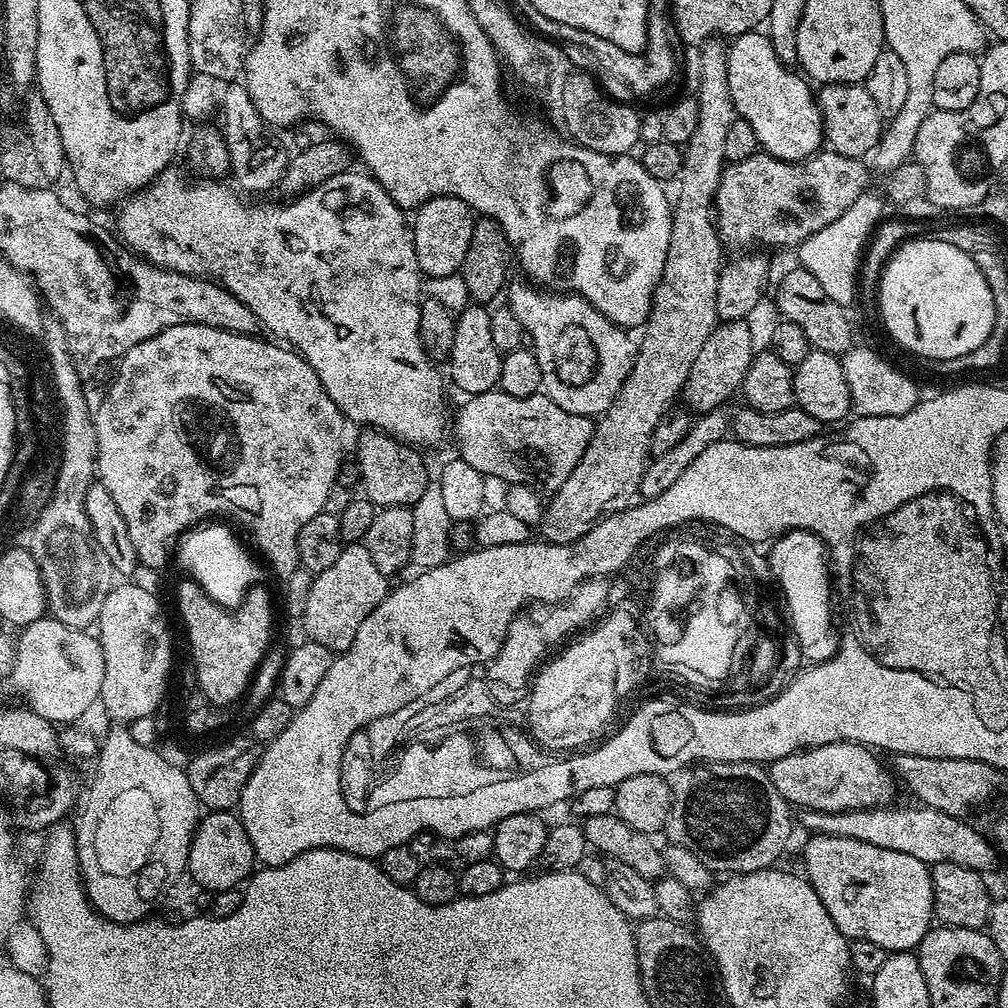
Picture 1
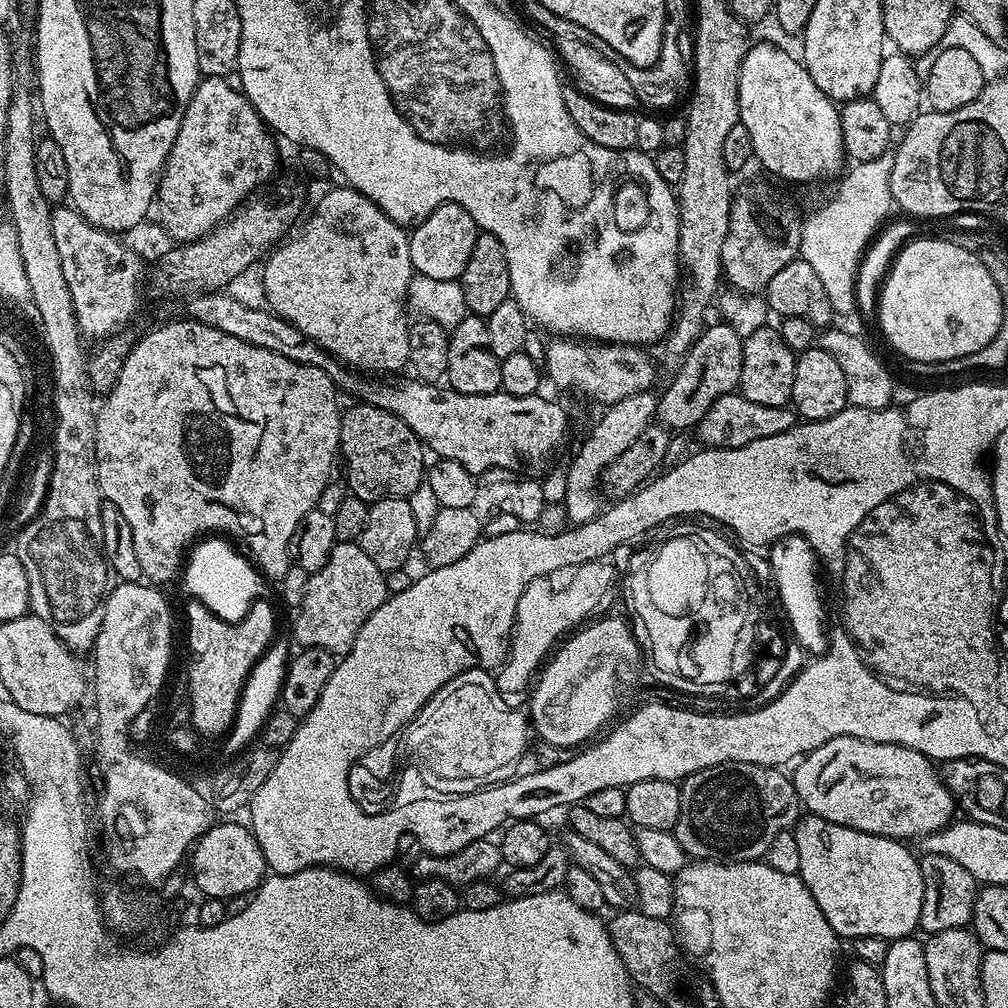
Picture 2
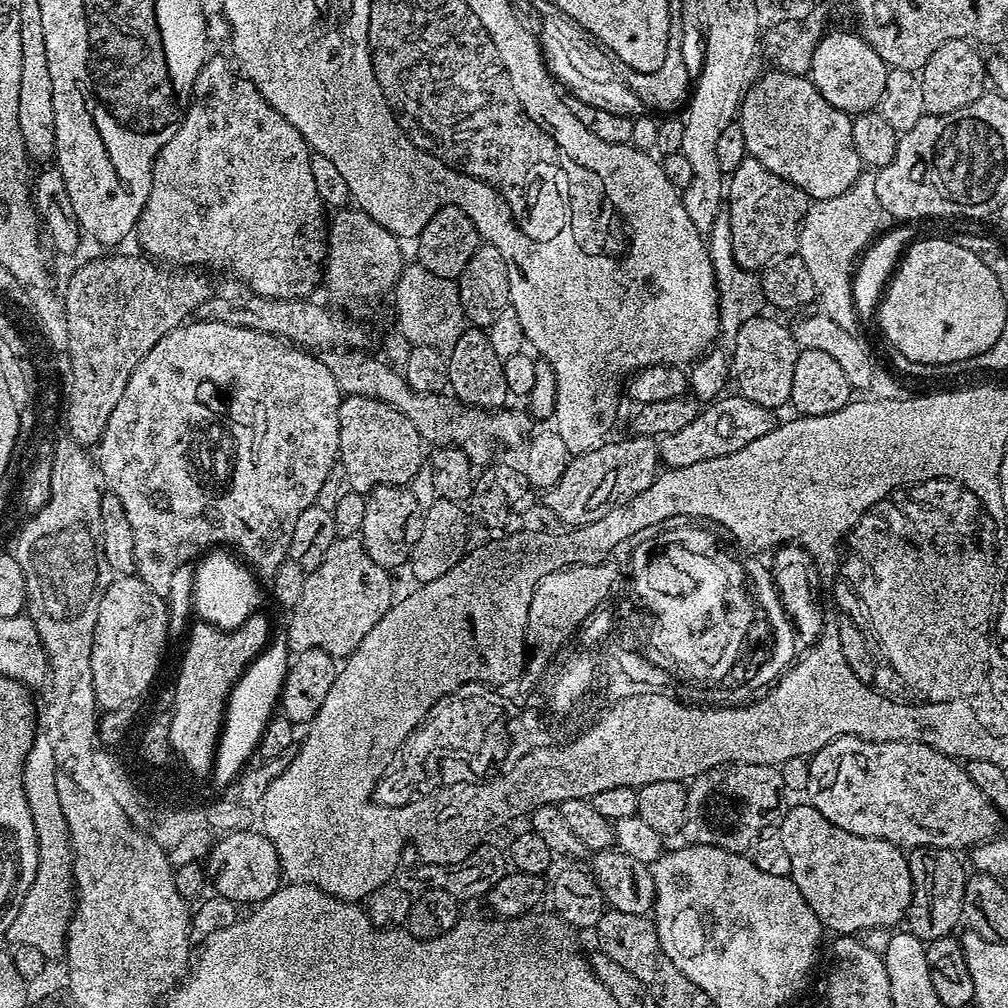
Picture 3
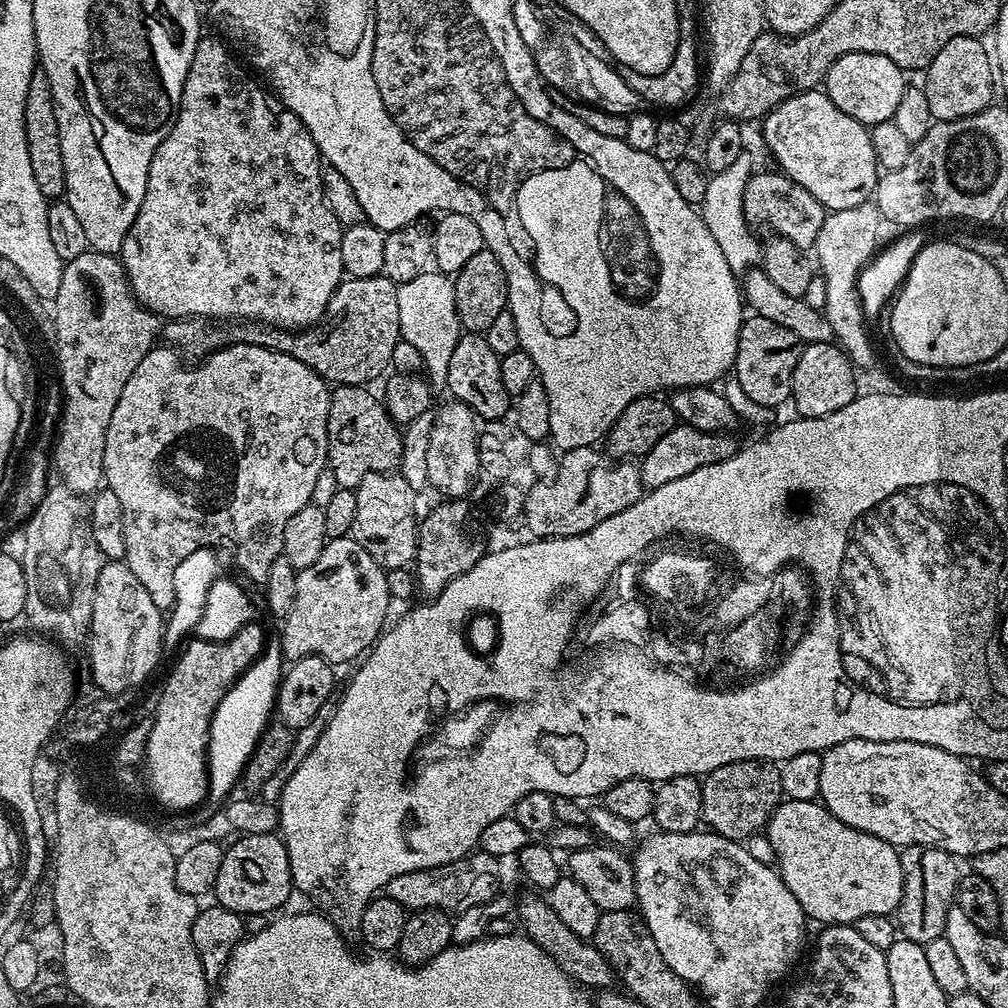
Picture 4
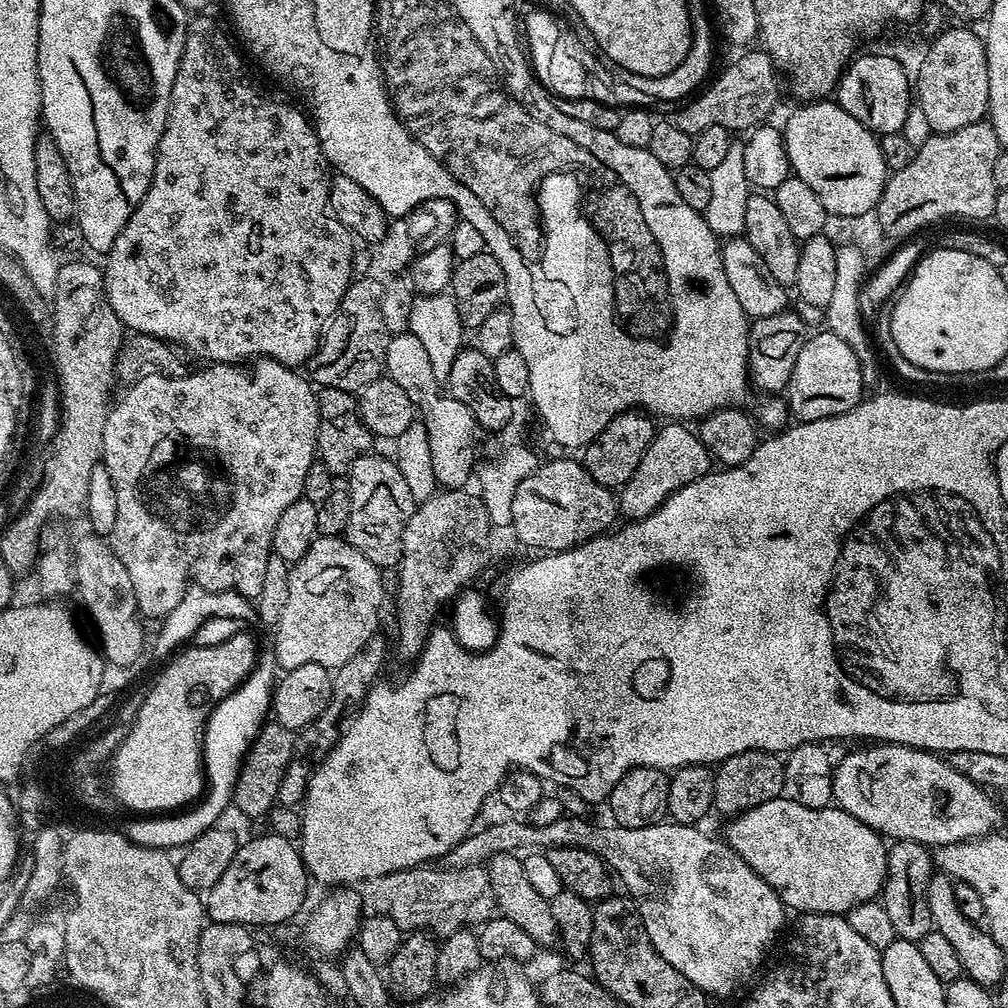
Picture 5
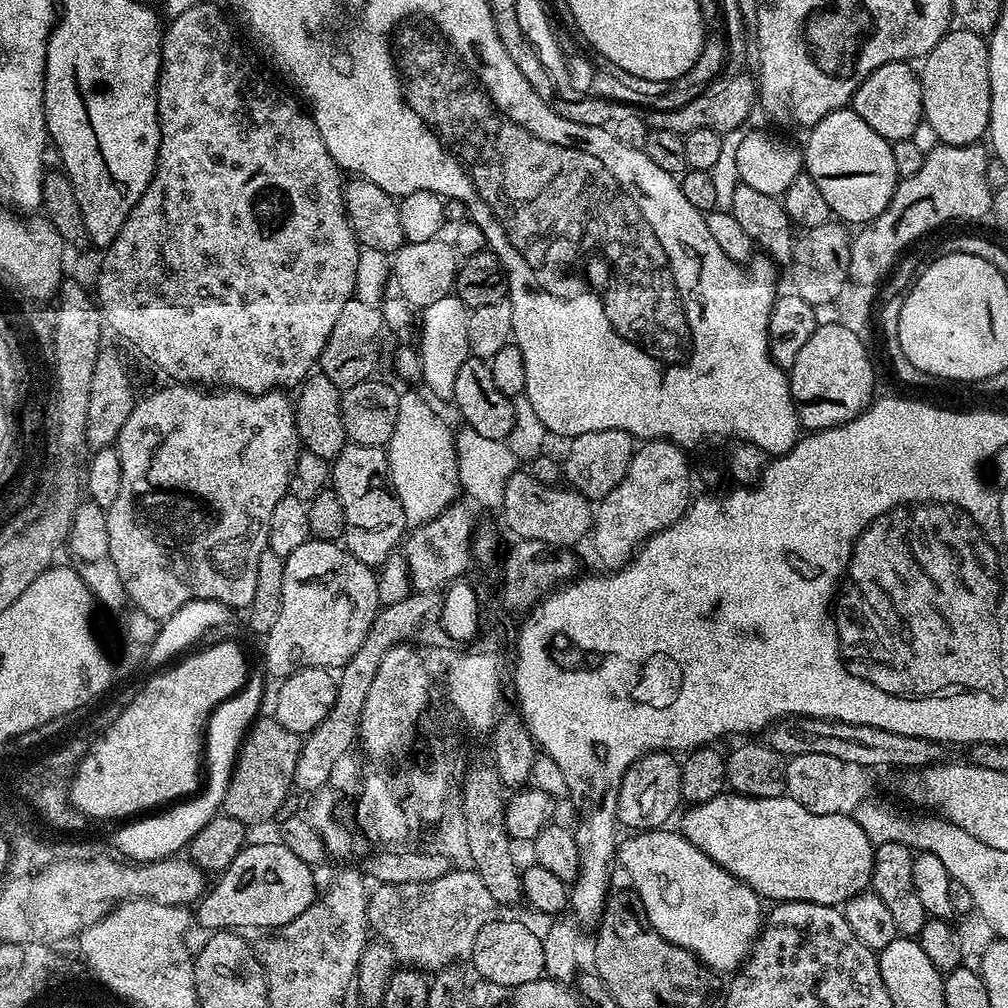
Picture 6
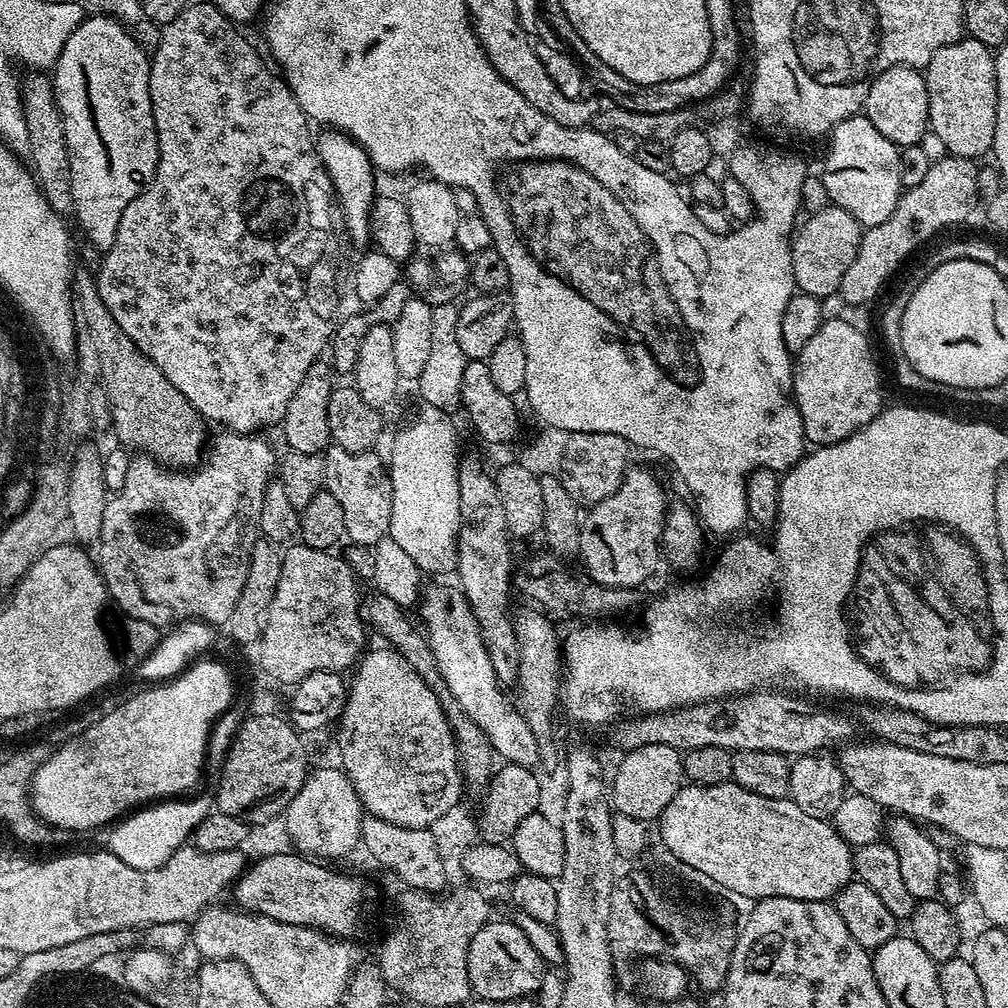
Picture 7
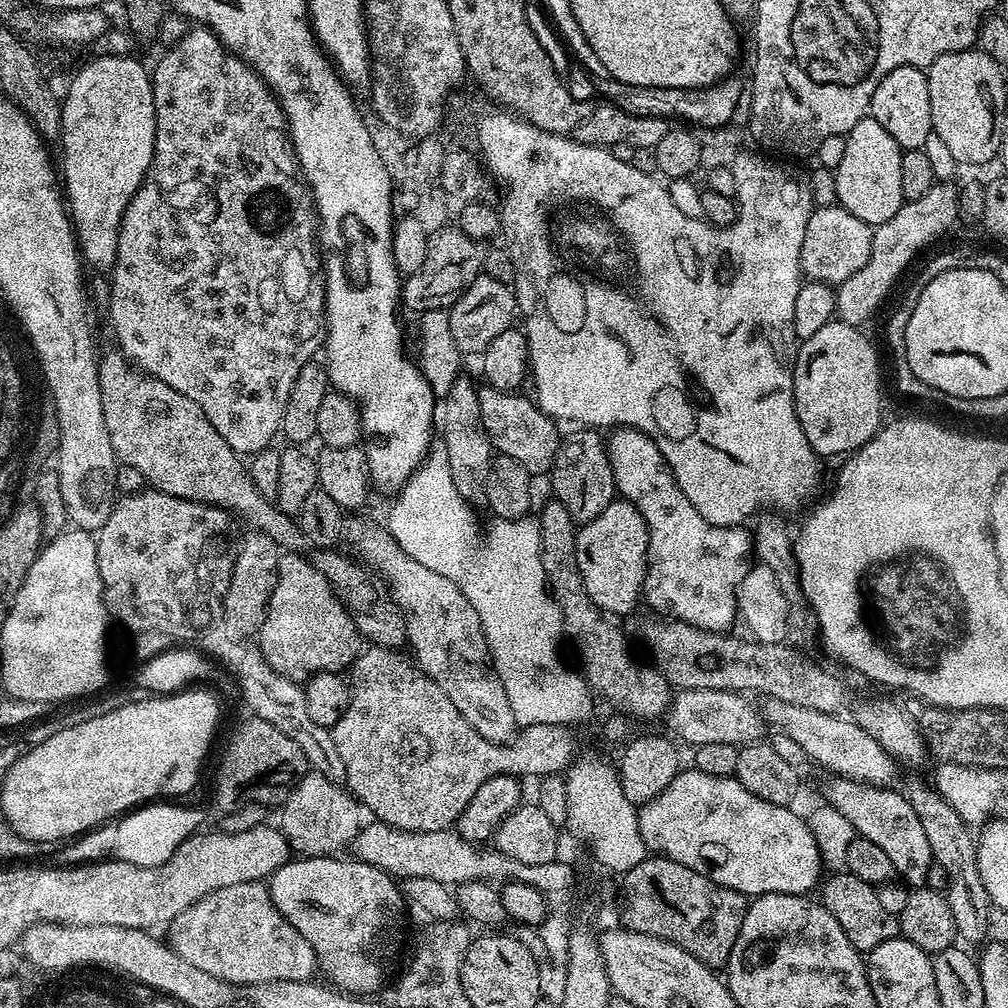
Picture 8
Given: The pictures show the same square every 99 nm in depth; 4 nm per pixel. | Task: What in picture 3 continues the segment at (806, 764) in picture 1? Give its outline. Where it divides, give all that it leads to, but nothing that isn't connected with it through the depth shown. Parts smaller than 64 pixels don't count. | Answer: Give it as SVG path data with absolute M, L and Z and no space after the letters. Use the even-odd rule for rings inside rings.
M840 736L819 748L808 766L807 803L850 834L885 840L901 850L971 850L1001 835L1002 813L974 786L967 767L922 742Z

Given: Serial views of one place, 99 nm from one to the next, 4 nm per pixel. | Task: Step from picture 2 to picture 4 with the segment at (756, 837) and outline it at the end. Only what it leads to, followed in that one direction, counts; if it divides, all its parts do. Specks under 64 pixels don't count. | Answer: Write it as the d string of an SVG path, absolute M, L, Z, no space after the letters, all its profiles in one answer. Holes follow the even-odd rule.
M739 760L738 762L730 762L726 766L718 766L718 770L707 773L703 777L701 783L701 814L700 819L706 825L707 831L716 832L722 838L727 840L739 840L741 842L747 841L747 836L752 836L756 831L763 829L767 825L769 818L774 814L774 810L782 803L785 799L785 794L782 788L782 778L780 777L780 769L775 763L767 760Z

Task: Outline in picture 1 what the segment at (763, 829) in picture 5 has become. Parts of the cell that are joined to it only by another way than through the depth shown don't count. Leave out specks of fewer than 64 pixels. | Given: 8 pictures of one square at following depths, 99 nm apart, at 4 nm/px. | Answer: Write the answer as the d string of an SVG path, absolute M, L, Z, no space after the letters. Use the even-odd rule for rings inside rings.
M817 834L809 835L807 838L809 840L808 845L804 848L805 870L803 869L806 873L806 879L814 886L818 898L822 898L822 906L826 906L826 914L830 914L830 918L834 918L834 926L838 926L838 930L848 941L867 938L869 942L874 942L877 946L882 946L889 954L894 952L911 952L919 949L922 938L934 924L934 913L932 911L932 873L929 865L918 862L918 858L910 858L910 854L900 854L895 850L883 849L881 846L868 845L866 842L858 841L856 838Z

